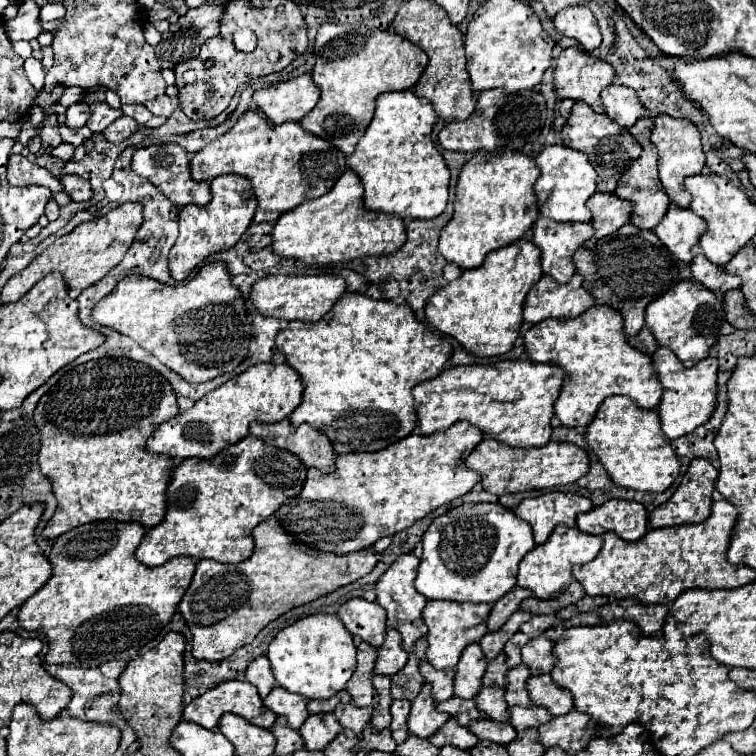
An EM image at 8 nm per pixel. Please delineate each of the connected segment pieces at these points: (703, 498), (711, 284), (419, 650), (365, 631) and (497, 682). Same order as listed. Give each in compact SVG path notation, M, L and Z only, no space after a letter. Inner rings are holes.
M694 459L694 463L690 463L690 467L682 479L682 485L678 485L678 489L674 491L670 501L662 503L660 507L656 507L650 513L650 517L648 517L650 527L672 527L672 525L684 525L684 523L702 523L712 511L712 493L714 493L716 477L718 477L718 469L710 461Z
M698 245L692 249L692 255L694 255L694 261L692 261L694 281L702 283L704 287L708 287L714 293L726 293L730 289L740 287L742 281L736 275L726 273L724 267L710 263L710 259L706 259L706 255L702 253L702 249Z
M422 637L416 647L410 651L410 657L408 657L408 663L404 665L402 671L398 671L394 677L392 677L392 699L416 699L418 691L422 689L424 685L424 679L418 671L420 667L420 661L426 659L426 647L428 647L428 641L426 637Z
M360 597L350 599L340 605L338 617L354 637L376 649L382 647L386 635L386 611L376 601L370 603Z
M500 653L494 661L490 661L482 683L486 687L492 687L492 685L494 687L504 687L506 685L506 671L508 671L508 667L506 667L506 655Z

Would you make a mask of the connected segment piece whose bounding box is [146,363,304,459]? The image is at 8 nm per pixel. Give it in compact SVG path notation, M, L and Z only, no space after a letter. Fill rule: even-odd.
M258 363L248 371L232 377L222 387L204 395L192 409L178 413L174 419L164 421L148 439L146 449L150 453L164 453L174 459L188 457L214 457L228 445L238 443L248 435L248 427L252 421L274 423L286 419L302 401L302 379L298 371L290 365L276 363Z

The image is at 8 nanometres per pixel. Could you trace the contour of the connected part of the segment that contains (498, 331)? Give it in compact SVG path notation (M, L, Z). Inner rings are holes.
M518 239L488 253L478 269L464 271L456 281L436 291L426 303L426 319L432 327L458 339L476 357L494 357L510 351L524 323L522 305L534 283L542 279L538 247L528 239Z

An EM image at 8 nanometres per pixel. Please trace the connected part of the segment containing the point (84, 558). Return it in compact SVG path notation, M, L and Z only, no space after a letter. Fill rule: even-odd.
M92 521L80 525L64 535L52 547L50 563L54 575L50 581L34 593L20 609L20 625L28 631L42 631L48 637L46 663L66 665L74 663L80 667L100 667L112 659L134 659L138 651L160 635L160 631L170 623L178 609L178 603L188 589L196 561L192 557L174 557L160 567L146 567L136 557L134 551L144 535L146 527L136 521Z

